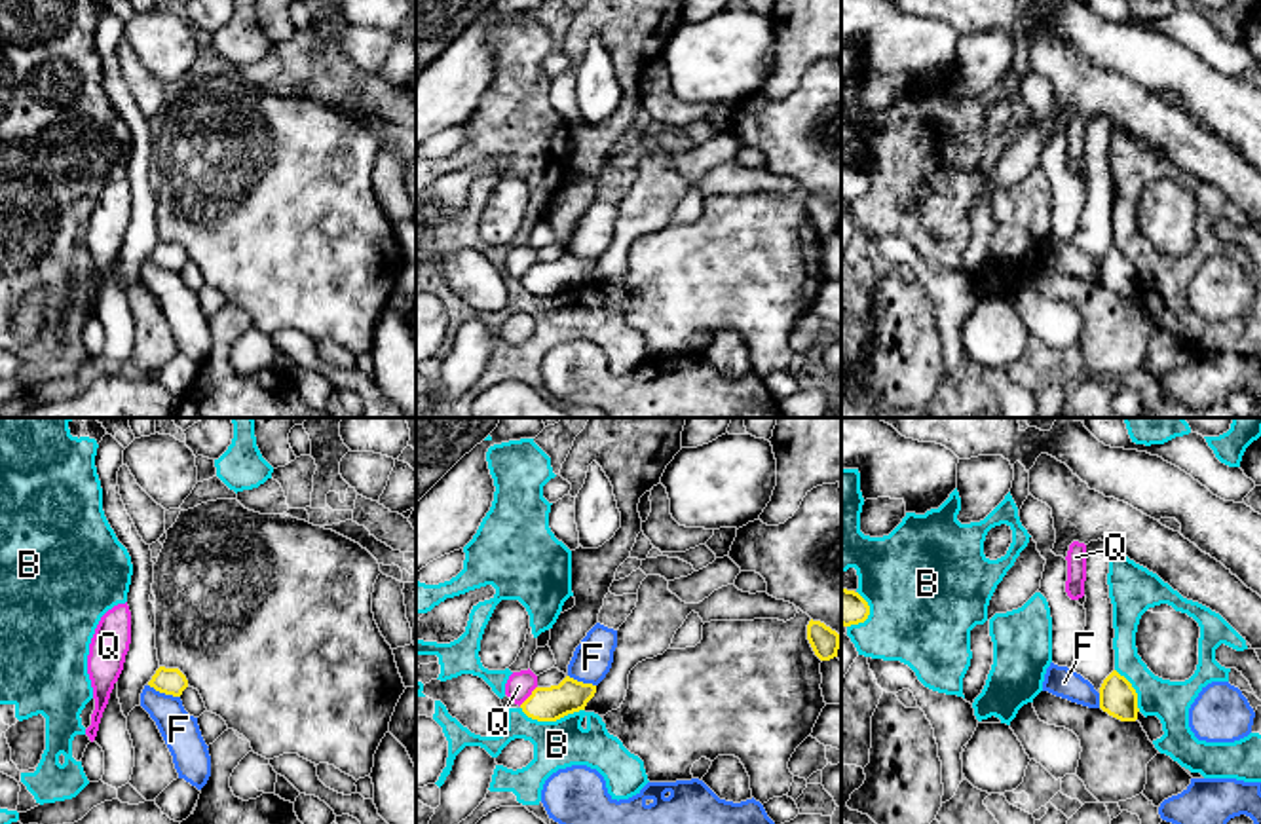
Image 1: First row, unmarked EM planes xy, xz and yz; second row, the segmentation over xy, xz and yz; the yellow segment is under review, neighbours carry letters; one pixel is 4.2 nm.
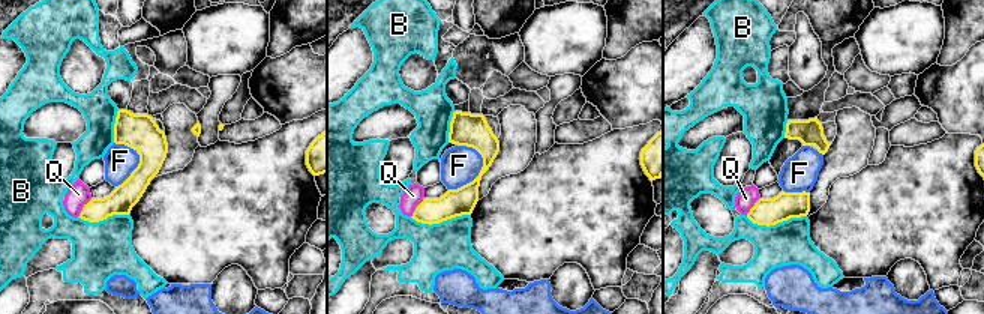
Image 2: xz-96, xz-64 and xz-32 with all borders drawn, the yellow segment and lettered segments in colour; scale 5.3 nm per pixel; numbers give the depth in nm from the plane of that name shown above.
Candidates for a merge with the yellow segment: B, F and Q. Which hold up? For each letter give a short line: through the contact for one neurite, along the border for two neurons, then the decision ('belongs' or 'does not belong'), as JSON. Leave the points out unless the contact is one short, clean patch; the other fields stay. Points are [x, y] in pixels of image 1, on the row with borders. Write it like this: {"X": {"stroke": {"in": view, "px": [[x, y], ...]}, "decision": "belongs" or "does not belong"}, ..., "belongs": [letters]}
{"B": {"decision": "does not belong"}, "F": {"stroke": {"in": "xy", "px": [[149, 684], [179, 697]]}, "decision": "does not belong"}, "Q": {"decision": "does not belong"}, "belongs": []}

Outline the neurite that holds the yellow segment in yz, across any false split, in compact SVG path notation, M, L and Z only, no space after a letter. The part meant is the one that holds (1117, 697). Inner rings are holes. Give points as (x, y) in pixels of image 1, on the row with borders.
M1117 670L1100 687L1100 708L1120 721L1138 720L1138 693Z

